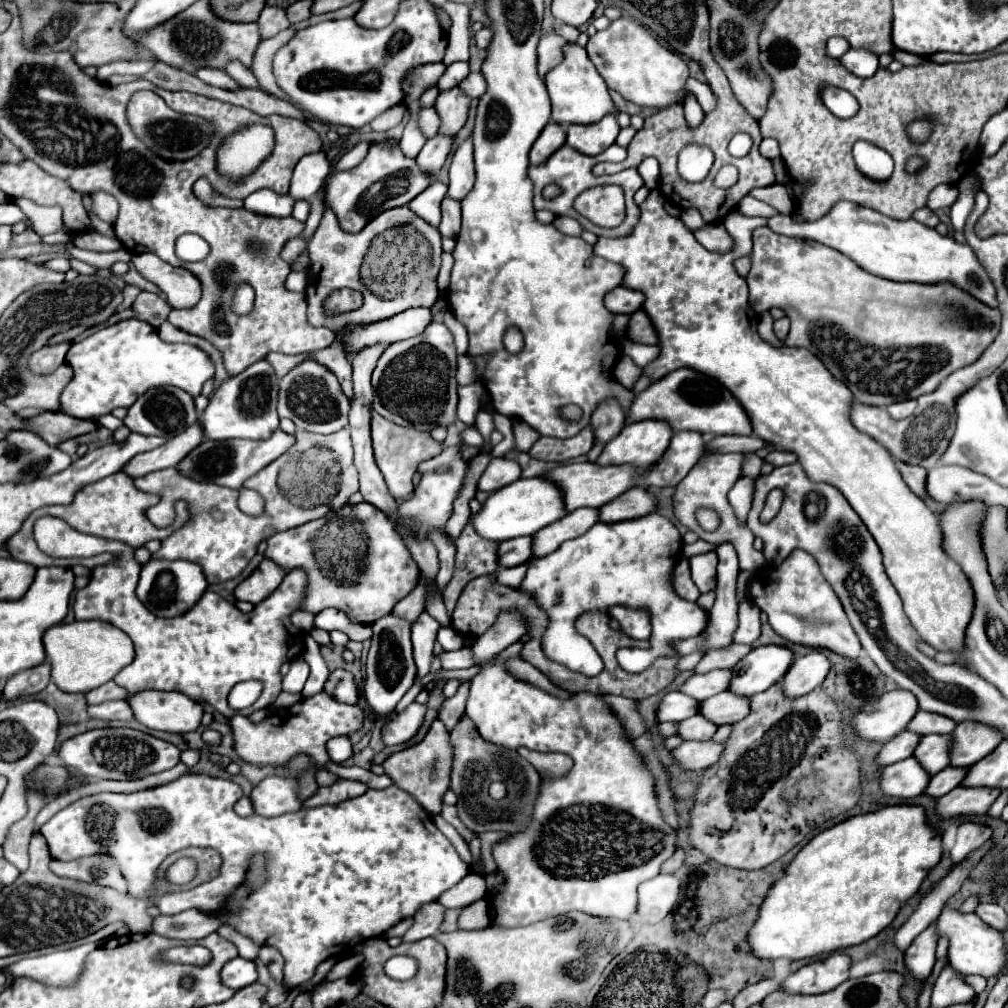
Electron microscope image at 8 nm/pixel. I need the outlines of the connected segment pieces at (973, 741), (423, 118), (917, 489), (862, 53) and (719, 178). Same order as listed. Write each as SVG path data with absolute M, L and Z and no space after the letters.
M964 721L958 723L954 735L954 751L952 751L952 767L970 767L984 759L990 751L998 747L1004 735L990 725Z
M426 107L426 109L420 111L420 129L424 131L424 135L428 139L438 133L438 129L440 129L440 117L436 115L434 107Z
M898 463L898 471L902 473L902 479L906 481L906 485L920 497L924 495L924 475L926 469L922 469L920 465L908 465L908 463Z
M850 49L840 57L842 67L846 67L856 77L872 77L878 69L878 57L866 49Z
M722 167L715 177L714 183L720 188L728 189L738 180L738 170L734 167Z

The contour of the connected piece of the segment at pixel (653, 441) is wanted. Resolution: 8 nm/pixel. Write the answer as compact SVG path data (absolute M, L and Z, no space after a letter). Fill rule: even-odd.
M636 421L624 427L624 431L604 445L598 465L622 465L632 463L648 467L666 451L674 431L668 421Z

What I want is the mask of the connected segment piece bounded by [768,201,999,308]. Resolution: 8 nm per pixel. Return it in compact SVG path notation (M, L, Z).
M840 201L824 219L794 223L790 215L776 215L768 219L768 227L774 233L788 235L788 237L802 237L812 239L840 253L848 255L854 263L858 263L868 273L890 281L914 281L924 285L936 283L952 283L962 291L970 293L978 301L986 303L988 307L996 308L999 303L996 298L996 289L980 267L980 261L970 245L962 245L948 235L940 235L934 228L926 227L914 219L896 221L876 211L868 211L856 203Z

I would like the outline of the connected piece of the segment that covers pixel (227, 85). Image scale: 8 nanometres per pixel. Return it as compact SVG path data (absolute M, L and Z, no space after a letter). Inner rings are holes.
M198 69L196 71L196 77L202 79L204 83L208 85L216 85L216 87L222 87L222 89L228 89L228 91L236 91L236 89L242 89L242 85L238 81L234 81L226 71L222 69Z

